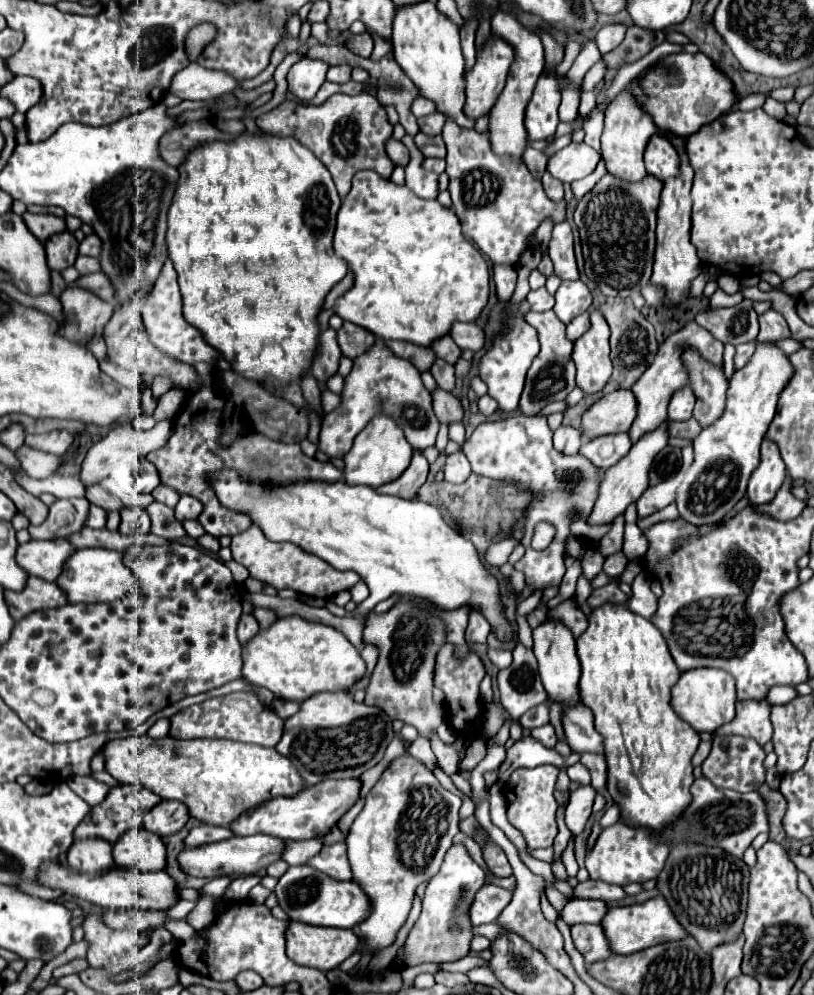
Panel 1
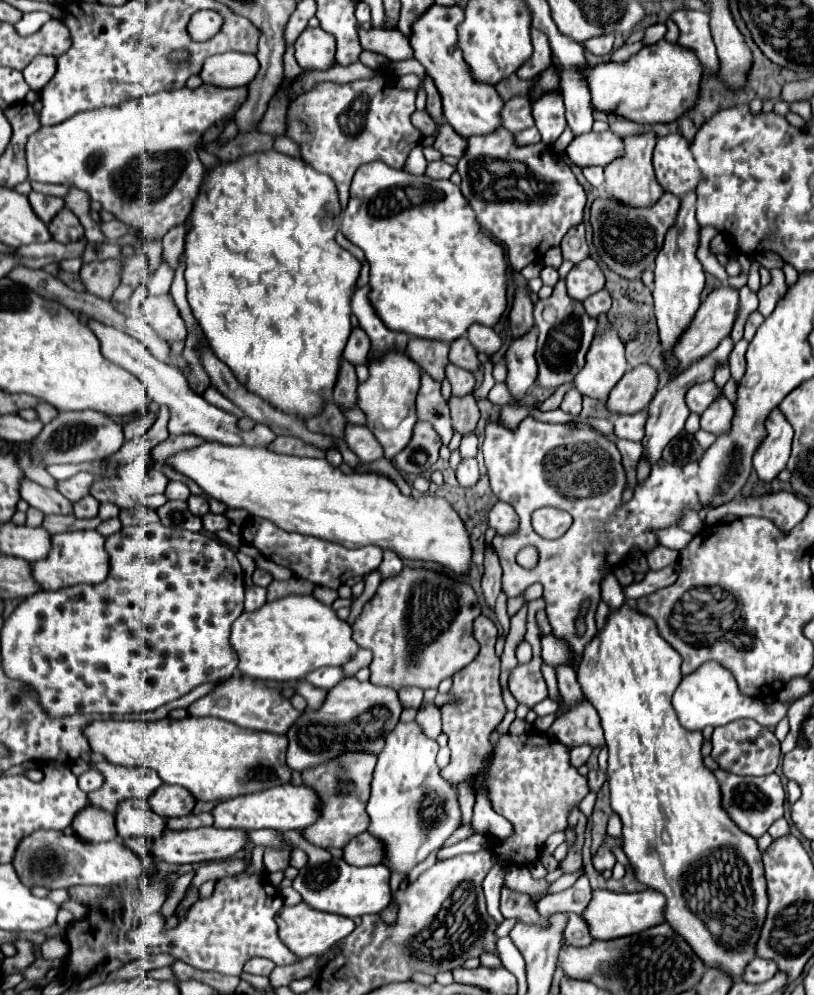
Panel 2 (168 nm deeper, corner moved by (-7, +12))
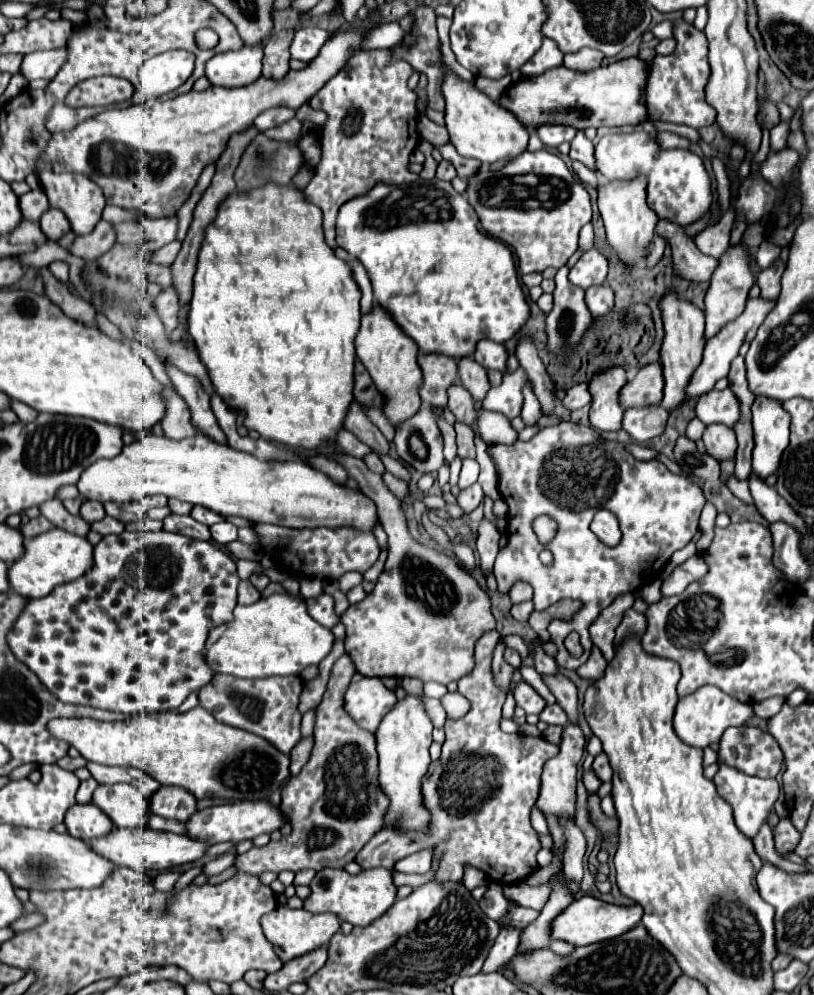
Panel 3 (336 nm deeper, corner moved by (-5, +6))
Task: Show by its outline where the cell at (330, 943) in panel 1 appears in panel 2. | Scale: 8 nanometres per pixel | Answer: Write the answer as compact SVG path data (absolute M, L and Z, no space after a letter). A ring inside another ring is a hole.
M300 902L296 906L284 906L276 914L276 924L278 924L278 936L280 940L294 952L298 958L308 958L308 956L322 956L330 950L336 940L342 940L354 930L354 922L350 918L338 916L338 914L328 914L310 908L308 904Z

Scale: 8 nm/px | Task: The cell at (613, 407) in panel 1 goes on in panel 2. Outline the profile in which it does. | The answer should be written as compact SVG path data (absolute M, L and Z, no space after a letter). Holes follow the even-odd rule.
M640 364L624 374L608 396L608 410L614 414L644 410L658 390L660 376L650 364Z

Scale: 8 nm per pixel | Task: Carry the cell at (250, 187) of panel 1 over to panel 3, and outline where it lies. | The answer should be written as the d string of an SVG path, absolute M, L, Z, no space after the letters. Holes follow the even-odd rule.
M268 182L266 186L254 188L250 192L234 192L230 198L218 206L218 214L214 222L206 228L206 236L202 242L202 250L198 252L198 266L194 274L194 296L190 304L188 332L198 346L200 360L204 362L208 376L214 384L214 392L224 398L230 408L236 408L244 414L244 424L248 430L256 430L266 440L276 440L292 448L314 450L316 446L334 442L336 432L342 428L344 416L352 402L352 384L354 384L354 338L360 328L360 296L358 284L350 278L350 268L344 260L338 260L334 250L324 242L322 230L322 210L306 200L304 192L292 186L278 186L276 182Z

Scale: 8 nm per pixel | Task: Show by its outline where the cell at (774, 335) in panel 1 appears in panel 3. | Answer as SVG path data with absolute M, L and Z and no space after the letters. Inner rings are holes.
M776 260L776 264L768 270L762 270L758 276L758 286L760 286L760 298L766 300L776 300L780 294L780 278L784 274L784 262Z

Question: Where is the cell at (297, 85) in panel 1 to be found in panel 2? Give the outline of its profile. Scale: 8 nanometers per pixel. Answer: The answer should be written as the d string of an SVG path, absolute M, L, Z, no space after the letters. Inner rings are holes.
M306 28L296 44L296 60L304 70L326 70L334 62L336 40L322 28Z

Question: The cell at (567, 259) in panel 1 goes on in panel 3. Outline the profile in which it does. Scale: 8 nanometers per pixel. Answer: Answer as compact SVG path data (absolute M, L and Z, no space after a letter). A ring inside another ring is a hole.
M586 224L580 232L580 240L578 240L578 250L588 252L594 248L594 232L592 232L592 224Z

